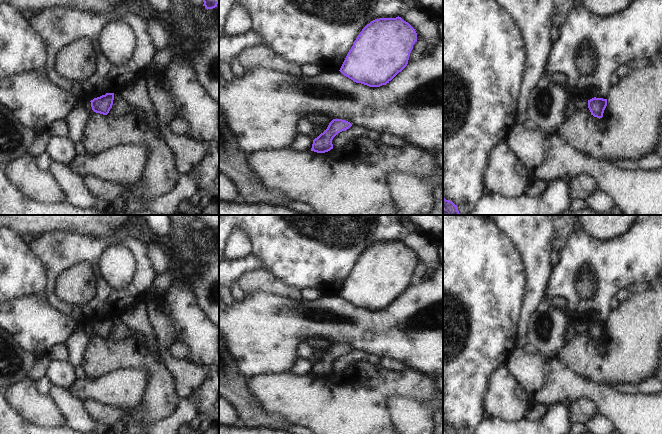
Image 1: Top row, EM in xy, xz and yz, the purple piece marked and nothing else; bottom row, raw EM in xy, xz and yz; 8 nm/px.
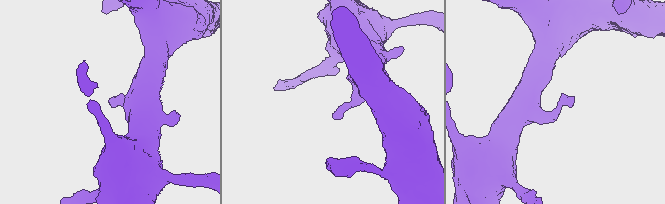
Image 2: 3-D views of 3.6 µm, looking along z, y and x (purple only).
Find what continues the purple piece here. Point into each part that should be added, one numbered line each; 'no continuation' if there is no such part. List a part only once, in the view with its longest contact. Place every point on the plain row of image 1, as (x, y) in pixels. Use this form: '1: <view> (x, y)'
no continuation

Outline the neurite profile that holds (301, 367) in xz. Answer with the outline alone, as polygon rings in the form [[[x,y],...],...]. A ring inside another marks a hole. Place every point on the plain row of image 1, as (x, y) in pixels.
[[[297,357],[290,372],[295,373],[298,377],[306,377],[311,375],[312,368],[313,365],[309,361]]]

